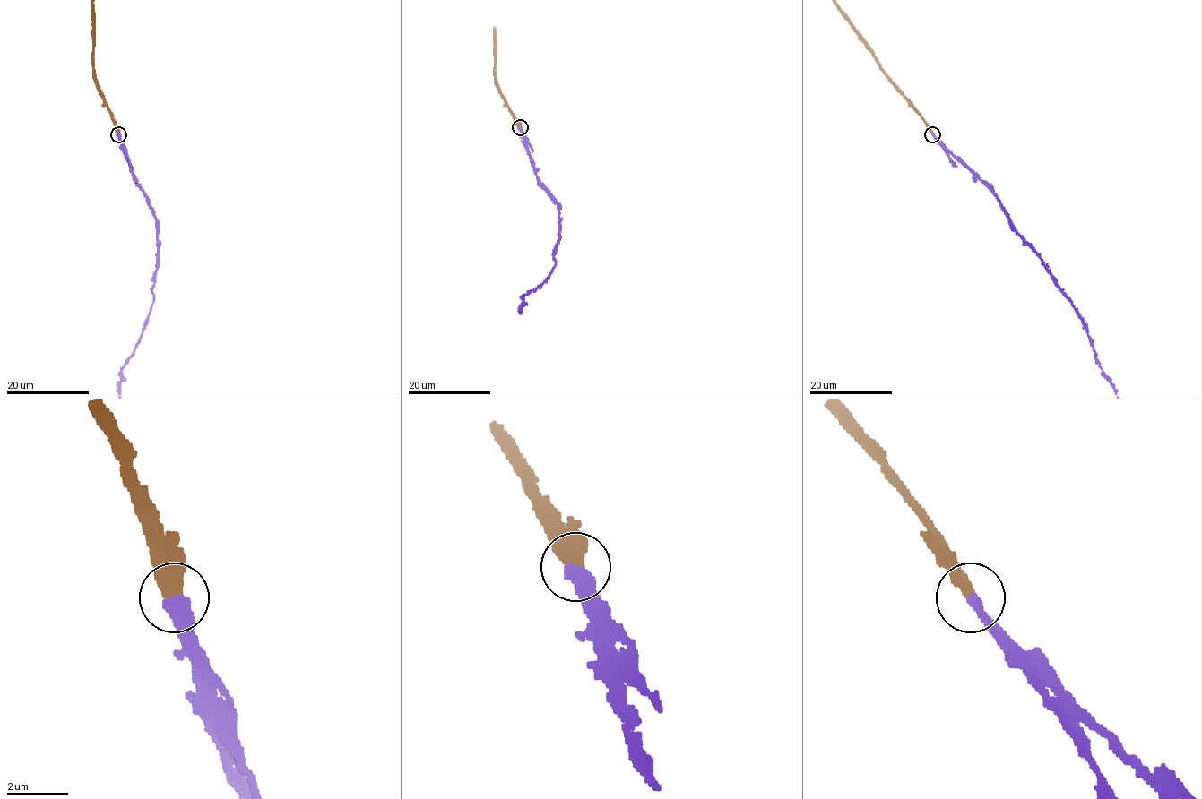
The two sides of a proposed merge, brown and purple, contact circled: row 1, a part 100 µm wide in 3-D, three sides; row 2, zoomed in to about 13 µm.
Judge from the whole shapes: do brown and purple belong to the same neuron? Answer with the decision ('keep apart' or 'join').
join

